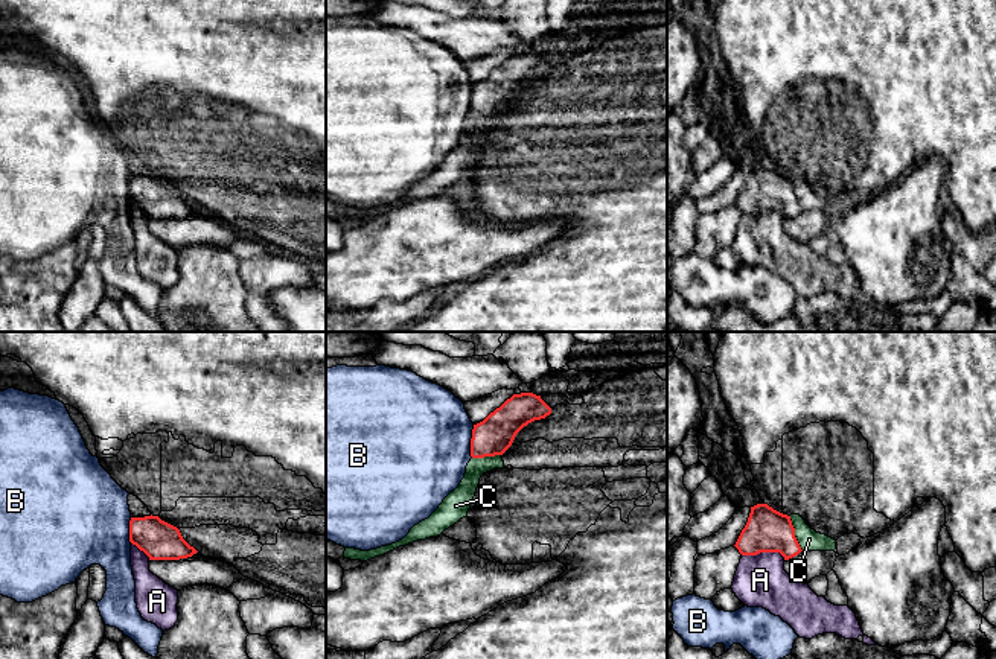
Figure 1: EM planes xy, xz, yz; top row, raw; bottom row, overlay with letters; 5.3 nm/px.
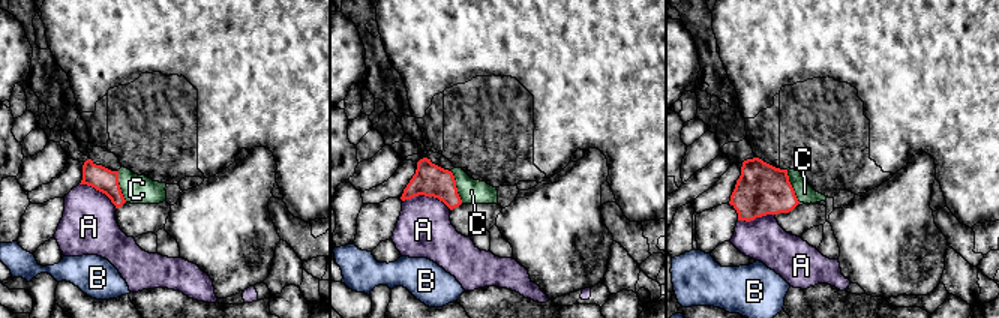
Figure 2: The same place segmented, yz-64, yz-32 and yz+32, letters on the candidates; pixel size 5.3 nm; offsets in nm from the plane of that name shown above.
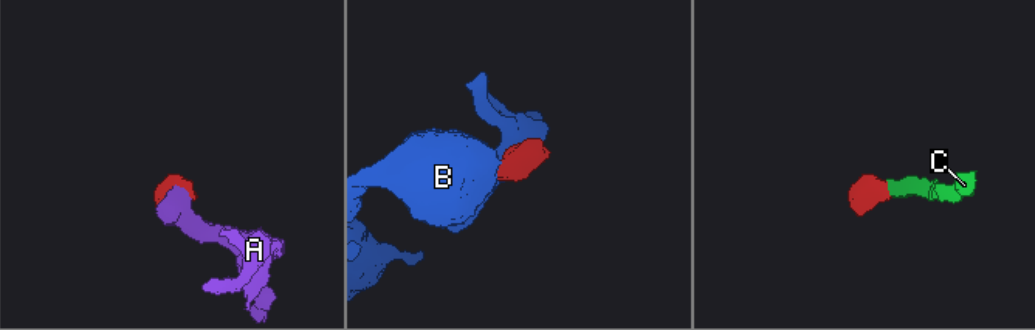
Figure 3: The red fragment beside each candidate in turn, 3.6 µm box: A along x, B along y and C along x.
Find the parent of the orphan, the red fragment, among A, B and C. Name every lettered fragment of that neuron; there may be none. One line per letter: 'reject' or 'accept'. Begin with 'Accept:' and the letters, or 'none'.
Accept: C
A: reject
B: reject
C: accept

